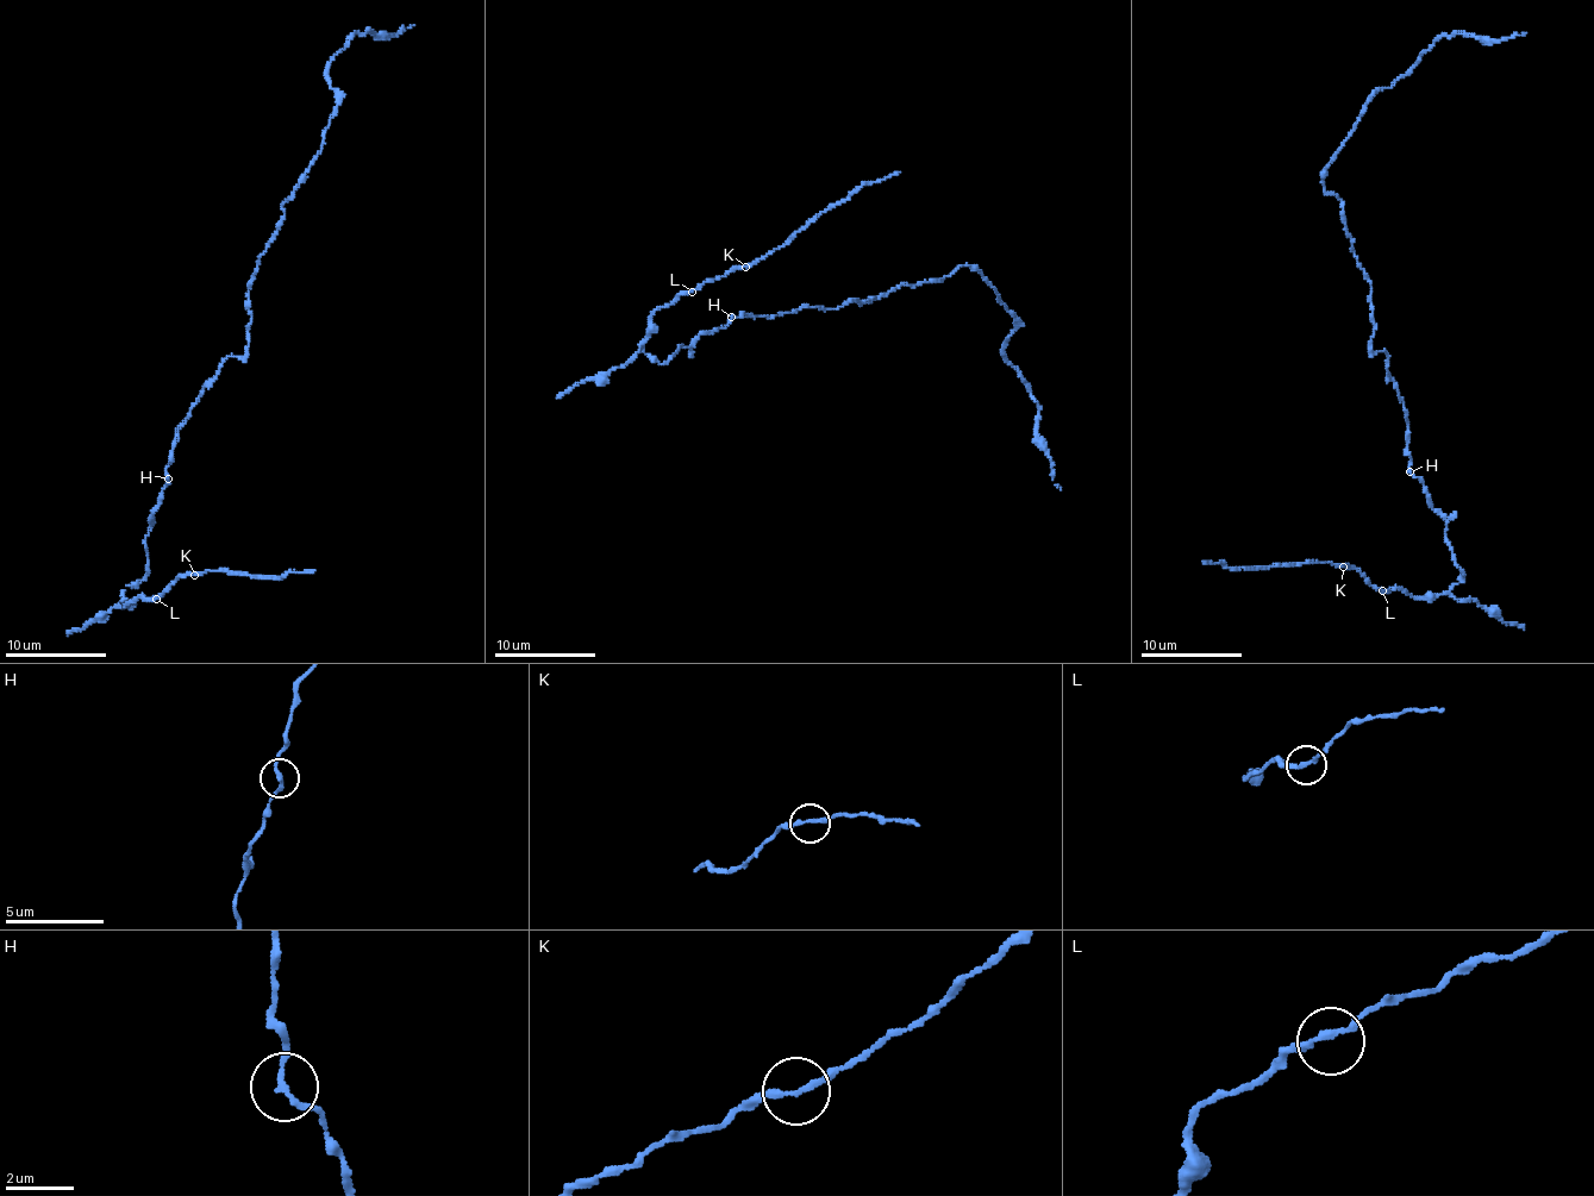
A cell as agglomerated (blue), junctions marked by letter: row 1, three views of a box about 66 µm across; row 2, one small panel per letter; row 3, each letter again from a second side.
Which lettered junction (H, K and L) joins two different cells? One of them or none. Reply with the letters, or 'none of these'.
none of these

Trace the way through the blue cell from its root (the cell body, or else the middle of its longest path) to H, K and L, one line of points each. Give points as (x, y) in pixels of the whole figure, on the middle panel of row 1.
H: (792, 312), (730, 315), (732, 318)
K: (792, 312), (730, 315), (662, 364), (645, 354), (654, 312), (745, 267)
L: (792, 312), (730, 315), (662, 364), (650, 359), (642, 344), (651, 314), (692, 292)

